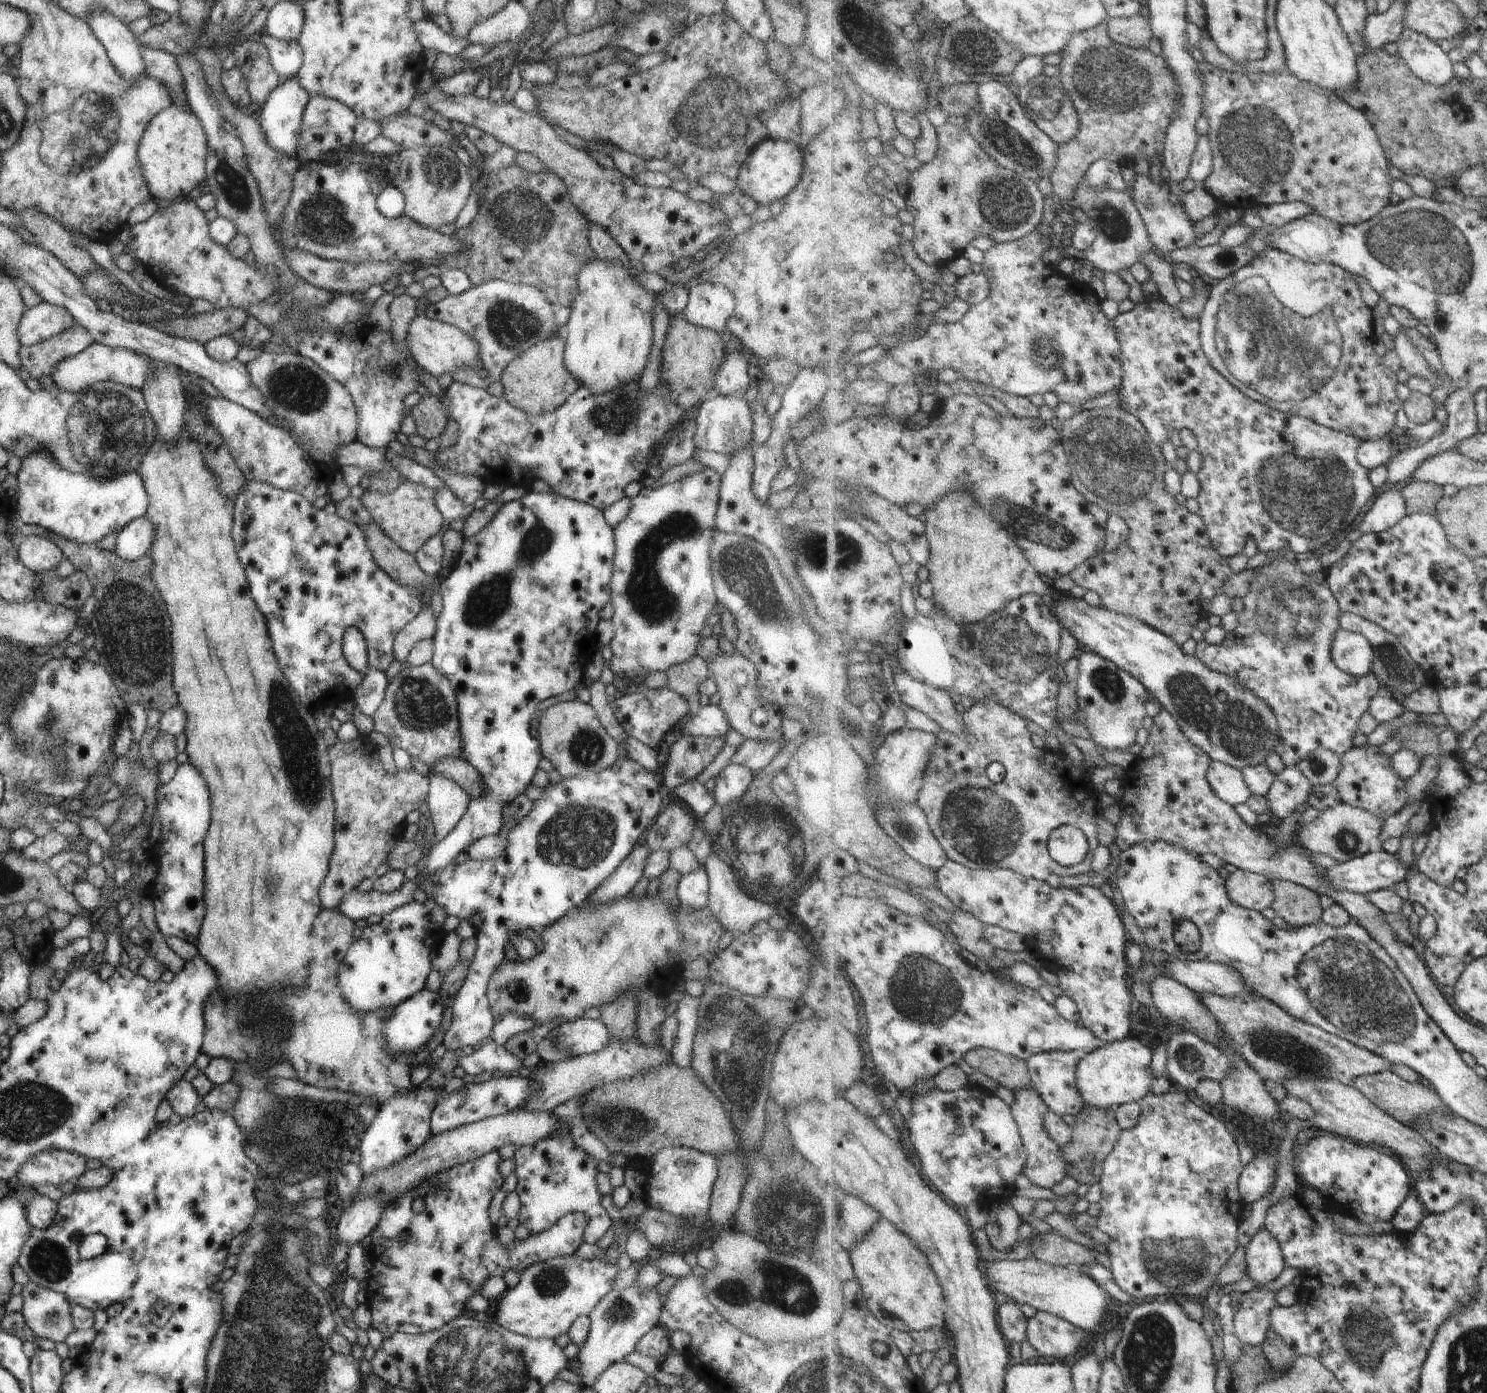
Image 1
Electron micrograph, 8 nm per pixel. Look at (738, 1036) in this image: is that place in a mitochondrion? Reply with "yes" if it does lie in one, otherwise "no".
yes

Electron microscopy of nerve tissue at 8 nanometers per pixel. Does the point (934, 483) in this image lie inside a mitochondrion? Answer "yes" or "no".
yes

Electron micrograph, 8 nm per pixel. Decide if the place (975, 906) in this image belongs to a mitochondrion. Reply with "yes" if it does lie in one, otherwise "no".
no

